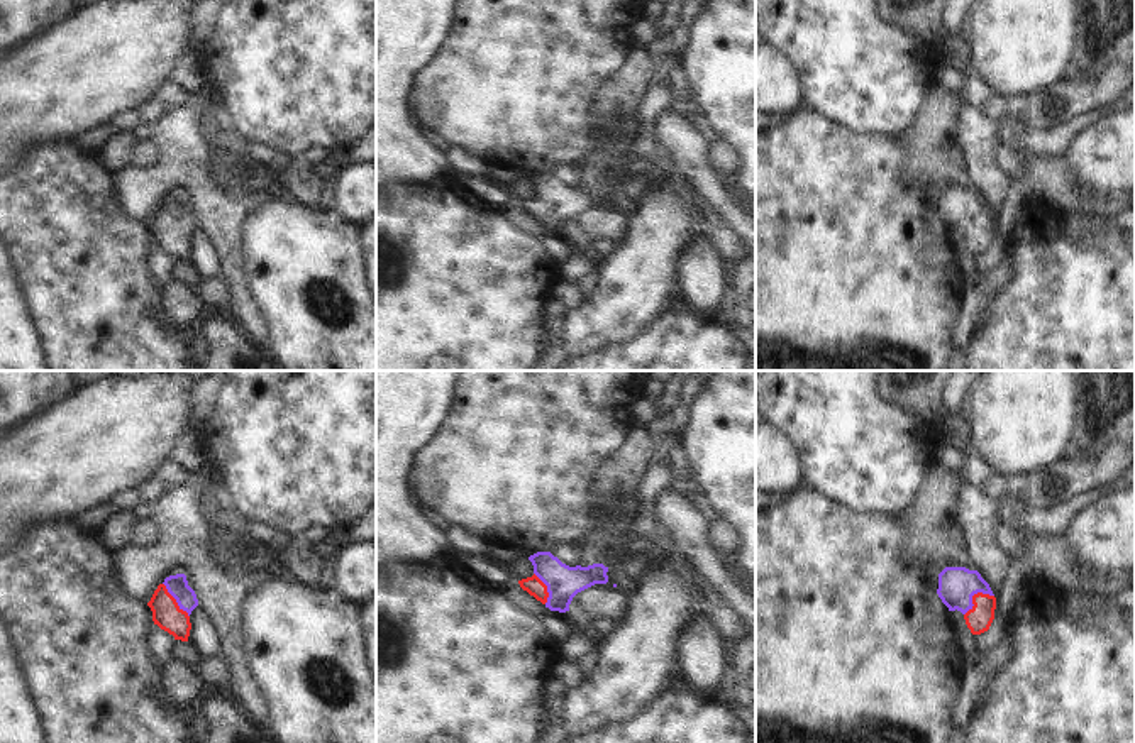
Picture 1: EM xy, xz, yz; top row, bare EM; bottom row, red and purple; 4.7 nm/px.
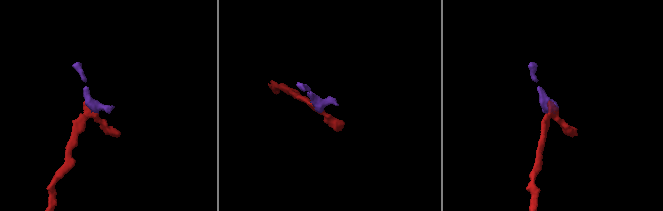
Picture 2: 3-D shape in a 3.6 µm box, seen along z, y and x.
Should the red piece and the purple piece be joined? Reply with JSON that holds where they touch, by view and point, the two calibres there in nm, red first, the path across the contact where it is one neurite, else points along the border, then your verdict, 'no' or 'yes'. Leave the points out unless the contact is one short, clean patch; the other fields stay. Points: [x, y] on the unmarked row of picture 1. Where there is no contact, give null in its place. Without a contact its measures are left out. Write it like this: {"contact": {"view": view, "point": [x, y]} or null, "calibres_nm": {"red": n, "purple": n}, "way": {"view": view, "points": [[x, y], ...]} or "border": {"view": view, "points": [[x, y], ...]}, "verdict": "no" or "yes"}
{"contact": {"view": "yz", "point": [973, 217]}, "calibres_nm": {"red": 120, "purple": 180}, "way": {"view": "yz", "points": [[979, 239], [978, 224], [973, 217], [956, 205]]}, "verdict": "yes"}

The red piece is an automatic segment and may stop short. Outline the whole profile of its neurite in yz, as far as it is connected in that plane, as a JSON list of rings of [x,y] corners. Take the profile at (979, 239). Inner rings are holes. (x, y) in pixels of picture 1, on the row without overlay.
[[[945,188],[938,195],[938,218],[949,232],[961,232],[972,256],[989,250],[994,240],[996,218],[977,191]]]

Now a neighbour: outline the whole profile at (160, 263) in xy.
[[[158,245],[151,249],[147,254],[146,269],[149,276],[164,288],[171,281],[171,267],[174,264],[174,257],[168,252],[161,250]]]

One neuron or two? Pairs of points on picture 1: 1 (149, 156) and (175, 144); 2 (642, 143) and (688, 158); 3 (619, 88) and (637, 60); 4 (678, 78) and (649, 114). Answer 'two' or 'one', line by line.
1: two
2: two
3: one
4: two

